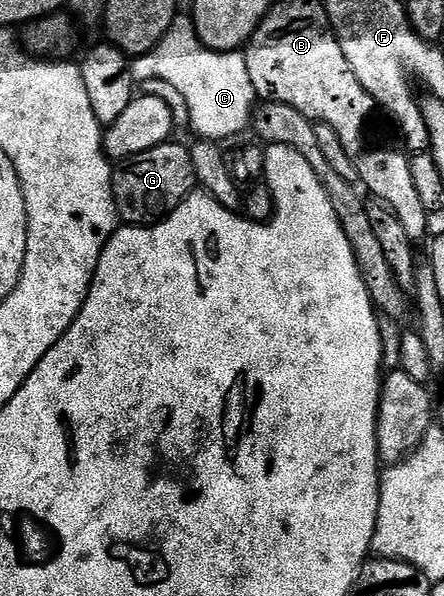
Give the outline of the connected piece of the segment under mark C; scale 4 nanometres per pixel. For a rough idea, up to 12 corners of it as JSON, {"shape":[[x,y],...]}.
{"shape":[[176,17],[136,83],[163,80],[185,96],[190,129],[222,143],[257,109],[247,55],[211,50]]}

